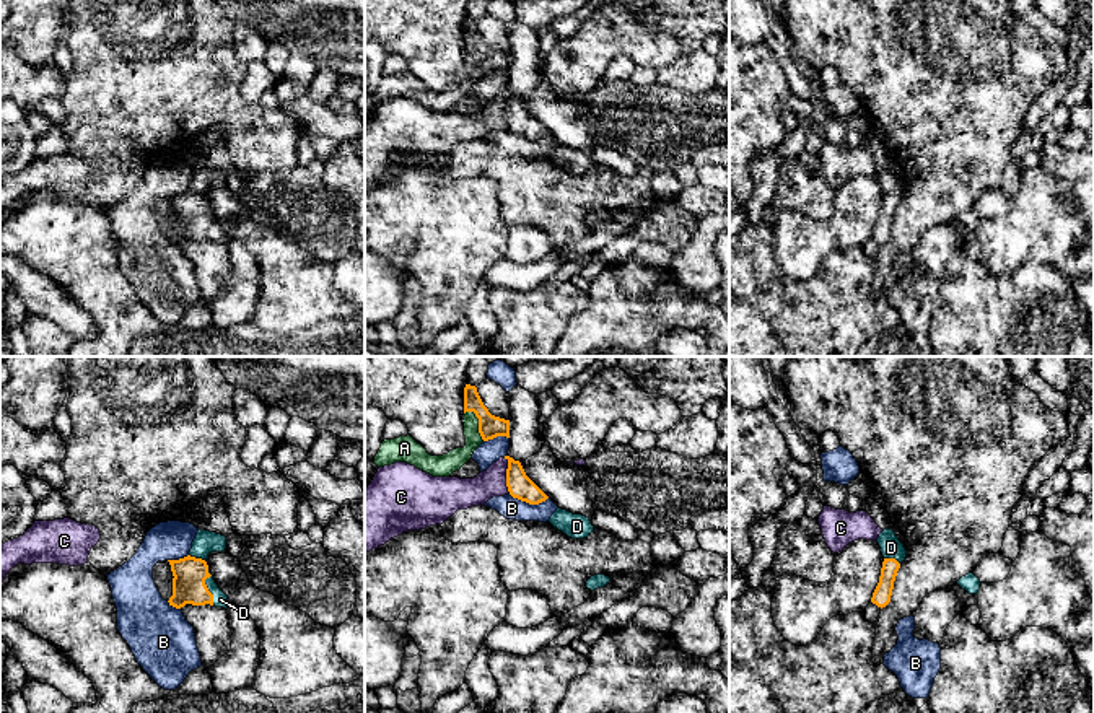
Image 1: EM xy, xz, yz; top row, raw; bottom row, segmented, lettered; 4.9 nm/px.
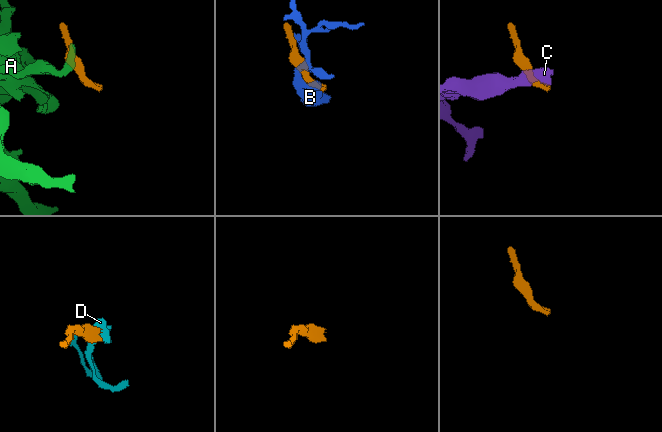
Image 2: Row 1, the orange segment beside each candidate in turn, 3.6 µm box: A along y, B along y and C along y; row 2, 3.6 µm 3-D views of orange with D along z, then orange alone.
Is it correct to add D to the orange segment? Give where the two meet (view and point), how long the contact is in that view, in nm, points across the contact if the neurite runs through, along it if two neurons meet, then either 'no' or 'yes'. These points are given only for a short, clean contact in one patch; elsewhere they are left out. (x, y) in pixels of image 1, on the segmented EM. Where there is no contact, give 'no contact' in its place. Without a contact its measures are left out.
xy (207, 588) | 180 nm | across xy (189, 573), (207, 588), (220, 599) | yes

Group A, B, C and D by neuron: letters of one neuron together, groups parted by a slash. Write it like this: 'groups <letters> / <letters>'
groups A / B / C / D

